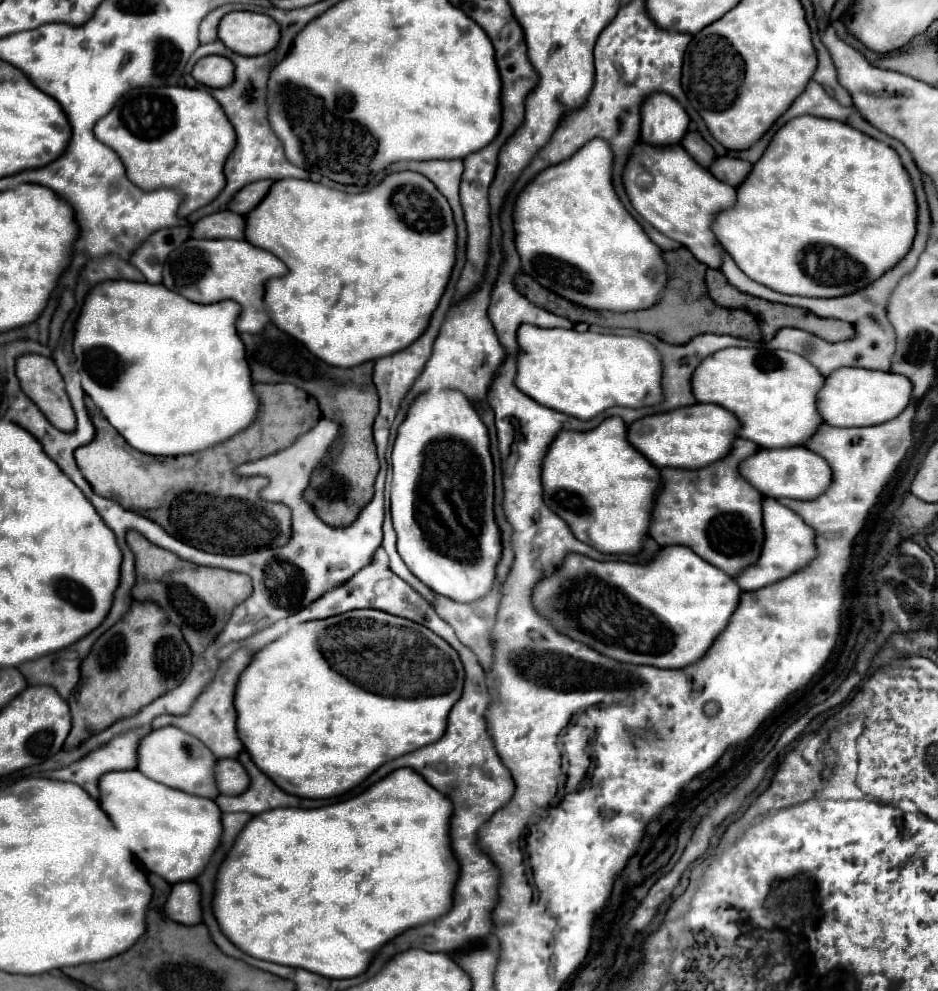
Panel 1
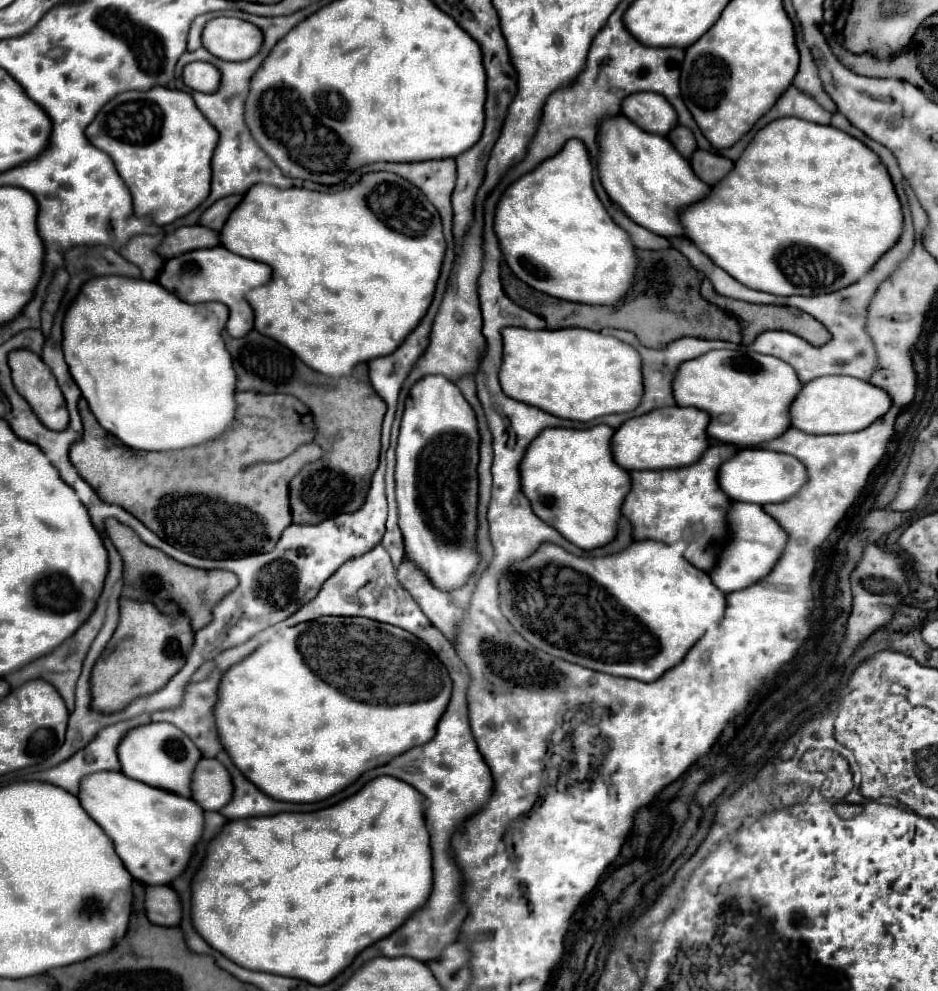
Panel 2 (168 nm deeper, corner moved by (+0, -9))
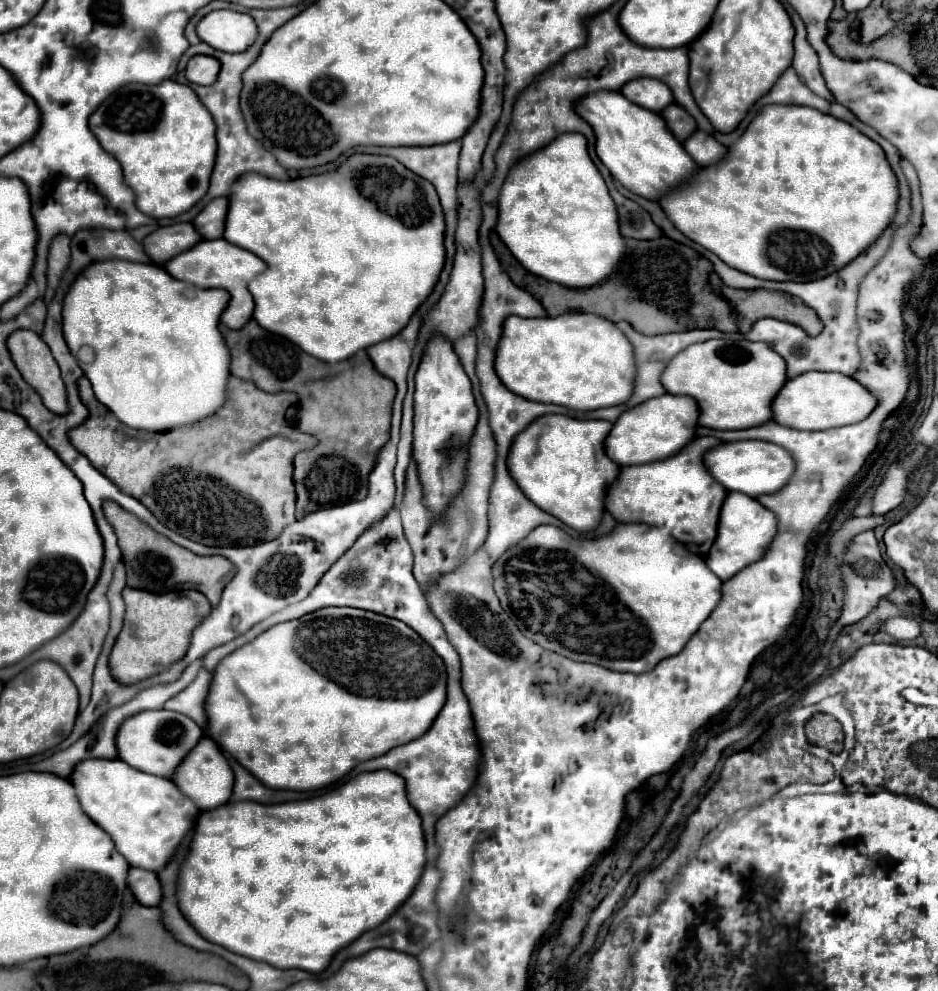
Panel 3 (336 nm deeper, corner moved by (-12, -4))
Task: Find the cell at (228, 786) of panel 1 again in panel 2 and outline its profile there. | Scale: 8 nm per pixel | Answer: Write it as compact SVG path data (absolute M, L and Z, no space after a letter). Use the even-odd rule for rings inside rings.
M201 757L191 777L191 799L203 811L219 811L229 803L229 795L233 795L233 785L225 767L217 759Z

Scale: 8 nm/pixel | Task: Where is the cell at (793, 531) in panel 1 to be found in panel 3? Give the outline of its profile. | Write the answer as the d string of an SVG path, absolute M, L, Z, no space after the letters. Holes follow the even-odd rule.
M729 492L721 508L717 540L709 550L707 564L725 582L733 578L737 572L741 572L745 566L759 562L765 556L765 548L769 548L769 542L773 542L775 534L777 534L777 516L771 510L761 506L755 498L749 498L747 494Z

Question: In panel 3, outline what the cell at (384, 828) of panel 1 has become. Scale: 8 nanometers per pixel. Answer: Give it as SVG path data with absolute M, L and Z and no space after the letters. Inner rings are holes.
M375 770L375 772L365 772L355 778L351 778L347 784L317 796L309 800L299 800L299 802L285 802L285 804L259 804L259 802L235 802L235 804L225 804L219 806L217 810L203 812L197 820L195 826L195 838L191 844L191 854L181 866L179 872L179 906L181 912L197 932L205 940L217 942L219 946L225 946L227 950L233 950L235 954L269 962L271 966L277 968L301 968L311 974L321 974L327 970L331 964L333 956L353 944L353 940L361 938L365 932L381 926L387 918L391 918L401 902L413 894L413 886L417 886L417 878L421 878L421 870L427 864L427 848L425 848L425 838L421 838L421 818L417 818L417 810L409 806L409 800L405 798L405 780L397 778L397 774L389 770Z

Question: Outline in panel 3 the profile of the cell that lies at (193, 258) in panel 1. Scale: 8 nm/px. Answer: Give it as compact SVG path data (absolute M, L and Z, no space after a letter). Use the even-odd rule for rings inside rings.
M225 238L219 240L201 240L197 246L193 246L191 250L187 250L185 254L179 254L177 258L165 262L165 270L183 282L189 282L197 288L223 288L231 294L231 302L227 306L227 310L221 316L221 322L227 324L233 330L243 328L251 318L253 318L253 296L247 290L247 284L257 278L257 274L265 272L267 264L257 258L253 252L237 248L235 244L229 244Z

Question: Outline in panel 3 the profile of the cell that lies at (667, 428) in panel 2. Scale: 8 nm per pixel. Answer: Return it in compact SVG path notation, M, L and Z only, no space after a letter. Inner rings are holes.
M663 394L641 406L635 406L633 410L623 412L623 416L619 416L619 420L613 424L613 430L605 440L607 456L619 466L635 466L665 460L683 450L691 440L695 440L699 414L701 410L697 402L693 402L693 398L689 396Z

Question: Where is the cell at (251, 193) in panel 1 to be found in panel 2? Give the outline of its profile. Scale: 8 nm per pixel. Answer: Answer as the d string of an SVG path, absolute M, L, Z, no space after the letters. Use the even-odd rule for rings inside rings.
M231 195L225 199L219 199L217 203L213 203L211 207L207 207L201 217L199 217L199 225L213 229L213 231L221 231L221 227L225 225L229 213L237 207L237 203L241 201L241 195Z

